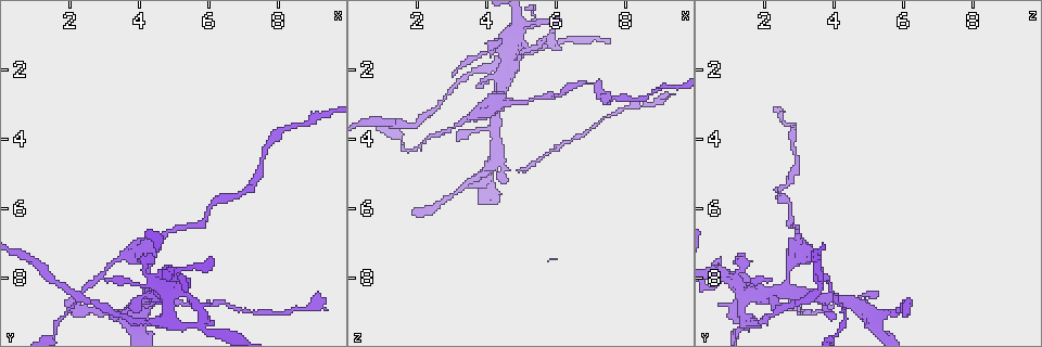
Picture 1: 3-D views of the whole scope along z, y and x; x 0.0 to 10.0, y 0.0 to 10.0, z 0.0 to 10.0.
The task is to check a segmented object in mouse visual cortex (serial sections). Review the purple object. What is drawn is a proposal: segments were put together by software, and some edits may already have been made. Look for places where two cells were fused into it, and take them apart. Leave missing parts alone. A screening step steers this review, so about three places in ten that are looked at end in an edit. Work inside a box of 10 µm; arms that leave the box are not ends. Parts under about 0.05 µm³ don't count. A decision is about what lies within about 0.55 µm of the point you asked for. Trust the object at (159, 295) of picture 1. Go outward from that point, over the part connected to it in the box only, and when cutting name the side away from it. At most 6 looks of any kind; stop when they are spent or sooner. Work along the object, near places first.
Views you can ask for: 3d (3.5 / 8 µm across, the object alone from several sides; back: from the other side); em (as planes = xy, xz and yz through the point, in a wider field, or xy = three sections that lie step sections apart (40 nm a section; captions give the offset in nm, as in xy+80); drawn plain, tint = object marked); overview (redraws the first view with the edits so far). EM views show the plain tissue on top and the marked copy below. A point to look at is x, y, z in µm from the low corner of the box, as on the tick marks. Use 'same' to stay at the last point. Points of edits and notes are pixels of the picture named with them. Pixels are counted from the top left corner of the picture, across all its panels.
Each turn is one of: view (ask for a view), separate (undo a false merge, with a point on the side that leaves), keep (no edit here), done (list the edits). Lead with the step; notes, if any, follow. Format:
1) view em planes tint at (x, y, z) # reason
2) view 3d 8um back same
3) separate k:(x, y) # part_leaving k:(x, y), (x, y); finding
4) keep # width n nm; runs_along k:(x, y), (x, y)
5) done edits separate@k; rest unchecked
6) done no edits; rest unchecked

view em planes tint at (4.30, 7.40, 2.80) # abrupt turn

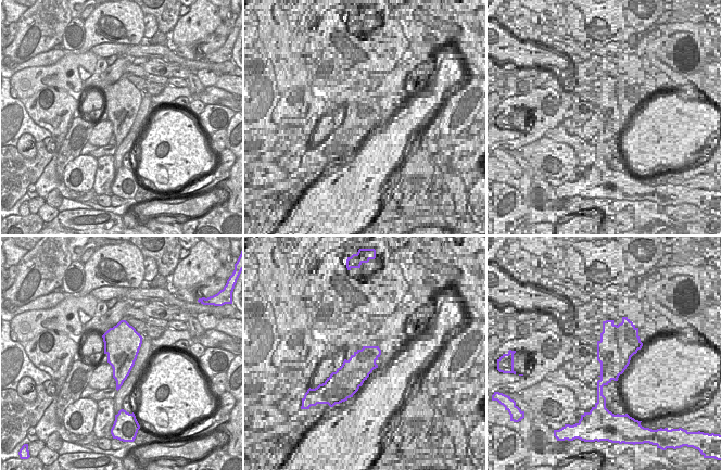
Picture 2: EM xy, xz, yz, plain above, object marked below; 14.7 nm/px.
view 3d 3.5um same

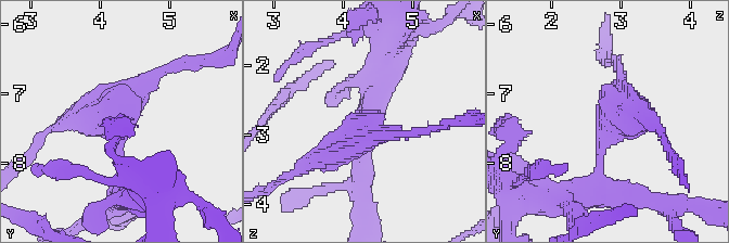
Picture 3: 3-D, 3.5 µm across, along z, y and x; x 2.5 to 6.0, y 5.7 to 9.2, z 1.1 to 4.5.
separate 3:(149, 88) # arm_widths 200, 200, 350 nm; part_leaving 3:(360, 125), (373, 133), (434, 128); two cells meet here

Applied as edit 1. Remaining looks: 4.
view overview # redraw

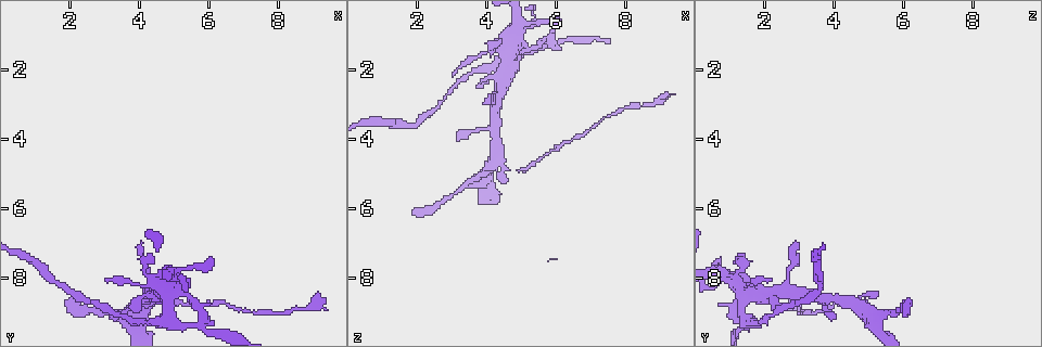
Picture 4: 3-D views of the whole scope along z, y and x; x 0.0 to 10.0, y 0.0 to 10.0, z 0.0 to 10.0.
view 3d 3.5um at (4.95, 9.40, 1.45) # three-way junction

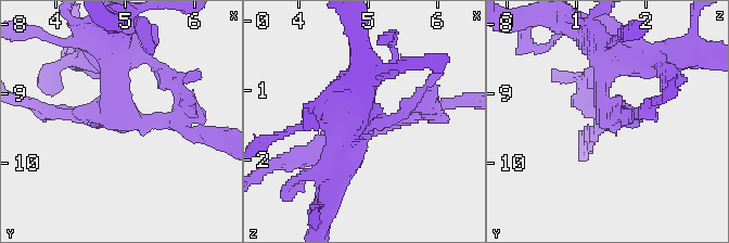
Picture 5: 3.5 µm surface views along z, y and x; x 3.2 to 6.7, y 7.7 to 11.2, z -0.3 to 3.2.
view em xy step 1 tint at (4.95, 9.40, 1.45) # arms 3; arm_widths 150, 200, 350 nm

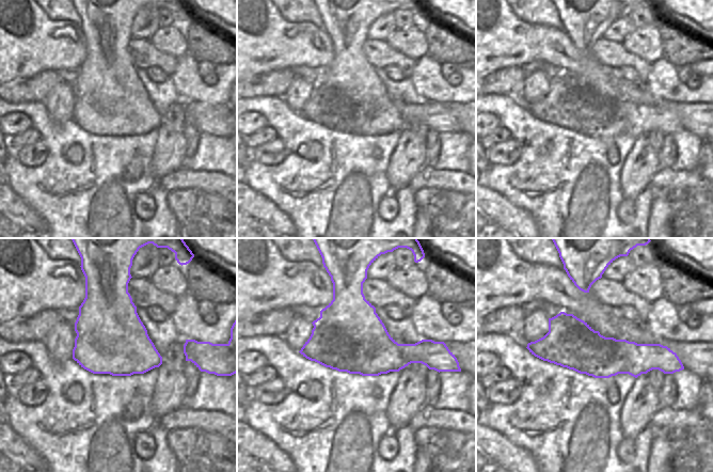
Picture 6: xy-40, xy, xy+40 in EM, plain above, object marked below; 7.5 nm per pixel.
separate 5:(634, 120) # part_leaving 5:(608, 110), (643, 113), (655, 100); two cells meet here

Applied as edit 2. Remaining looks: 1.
done edits separate@3, separate@5; rest unchecked

